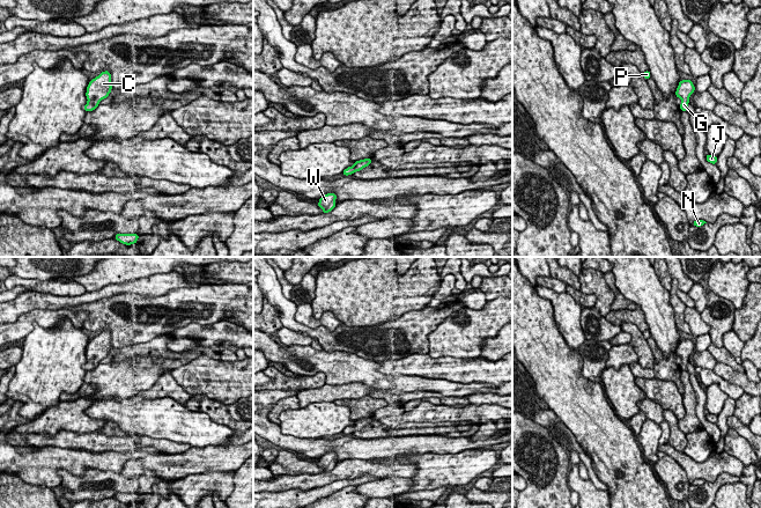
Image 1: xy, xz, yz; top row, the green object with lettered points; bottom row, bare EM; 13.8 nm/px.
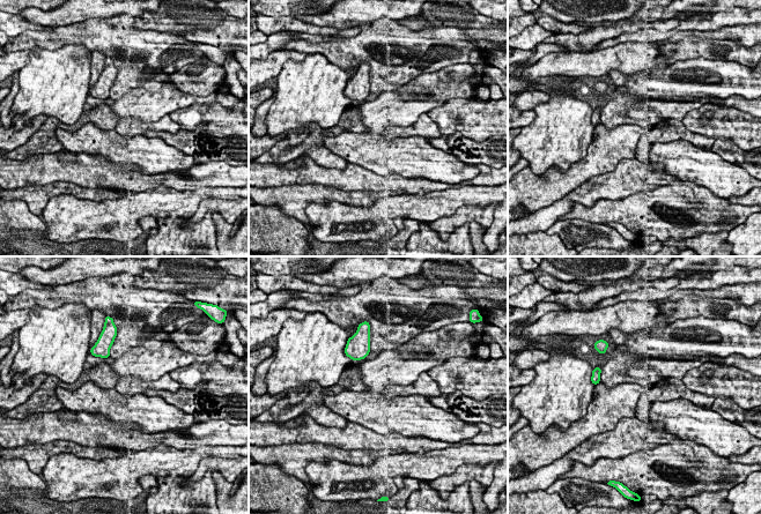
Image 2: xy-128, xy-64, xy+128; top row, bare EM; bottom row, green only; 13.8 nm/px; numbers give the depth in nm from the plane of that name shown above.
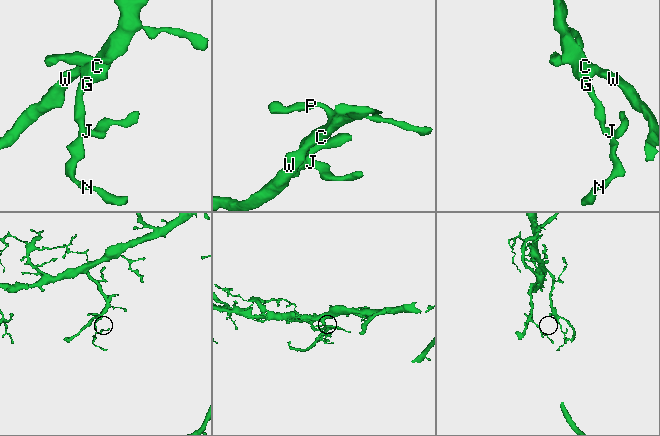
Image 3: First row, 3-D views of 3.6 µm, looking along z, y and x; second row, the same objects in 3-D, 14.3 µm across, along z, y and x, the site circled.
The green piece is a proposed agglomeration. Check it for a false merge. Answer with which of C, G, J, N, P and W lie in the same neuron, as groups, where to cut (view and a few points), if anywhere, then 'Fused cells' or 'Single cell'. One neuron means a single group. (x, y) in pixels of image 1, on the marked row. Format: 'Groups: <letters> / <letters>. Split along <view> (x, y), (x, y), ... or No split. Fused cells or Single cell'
Groups: C G J N P W. No split. Single cell

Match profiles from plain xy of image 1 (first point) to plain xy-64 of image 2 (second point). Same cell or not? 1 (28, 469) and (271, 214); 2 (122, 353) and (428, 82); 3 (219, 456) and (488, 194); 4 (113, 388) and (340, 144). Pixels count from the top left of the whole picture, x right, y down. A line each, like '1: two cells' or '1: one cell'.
1: two cells
2: one cell
3: one cell
4: two cells

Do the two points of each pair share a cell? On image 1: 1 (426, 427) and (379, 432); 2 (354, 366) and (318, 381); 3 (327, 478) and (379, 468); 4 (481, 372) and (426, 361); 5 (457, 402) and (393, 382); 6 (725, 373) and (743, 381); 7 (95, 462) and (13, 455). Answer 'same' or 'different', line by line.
1: same
2: different
3: same
4: same
5: different
6: same
7: same

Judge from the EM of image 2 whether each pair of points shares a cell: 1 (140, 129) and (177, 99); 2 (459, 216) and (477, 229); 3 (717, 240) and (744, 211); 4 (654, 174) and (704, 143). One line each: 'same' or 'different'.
1: different
2: different
3: different
4: different

